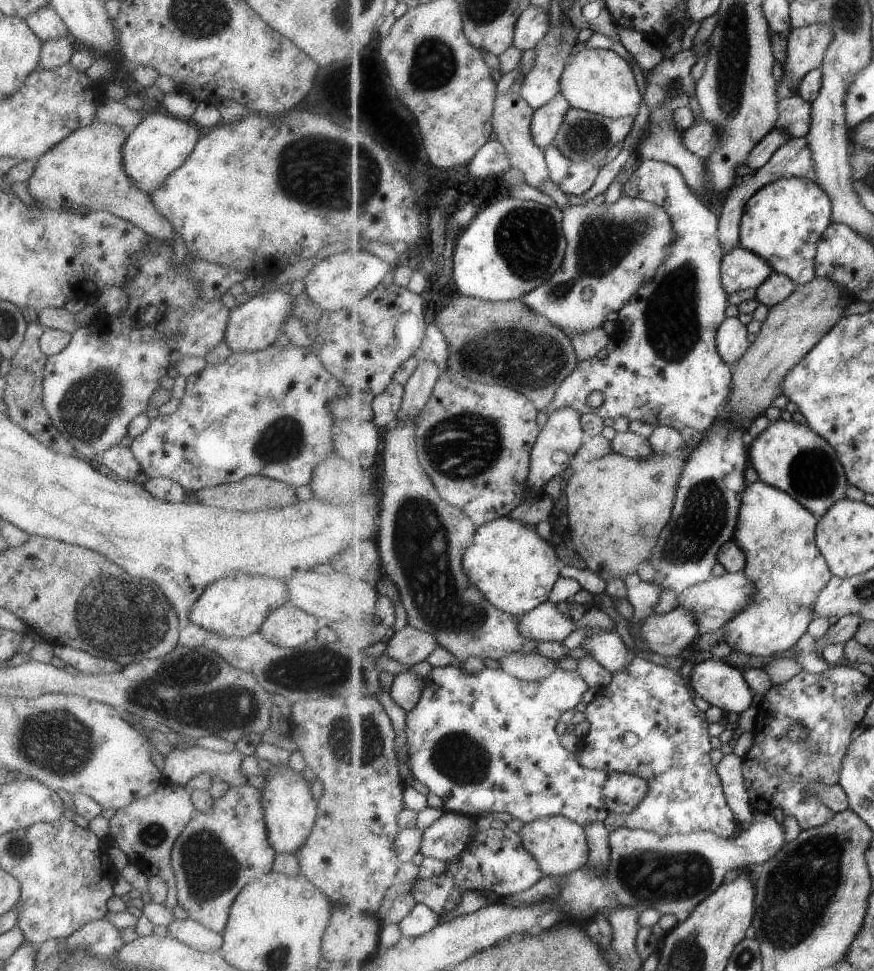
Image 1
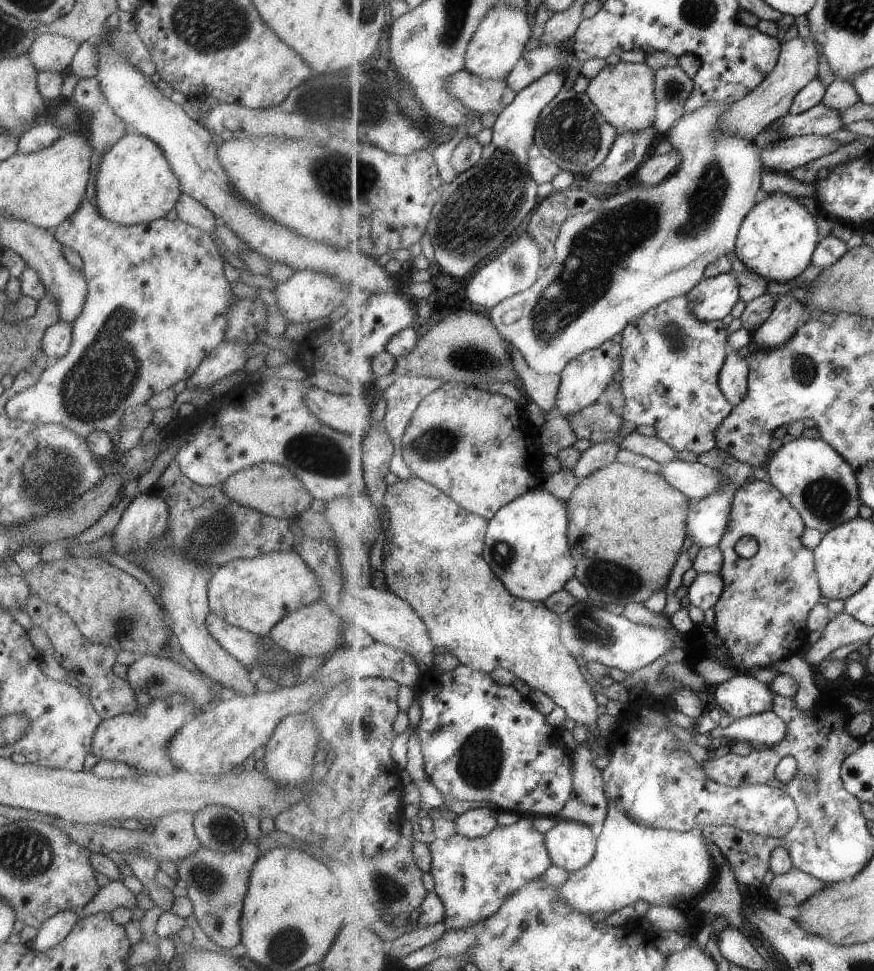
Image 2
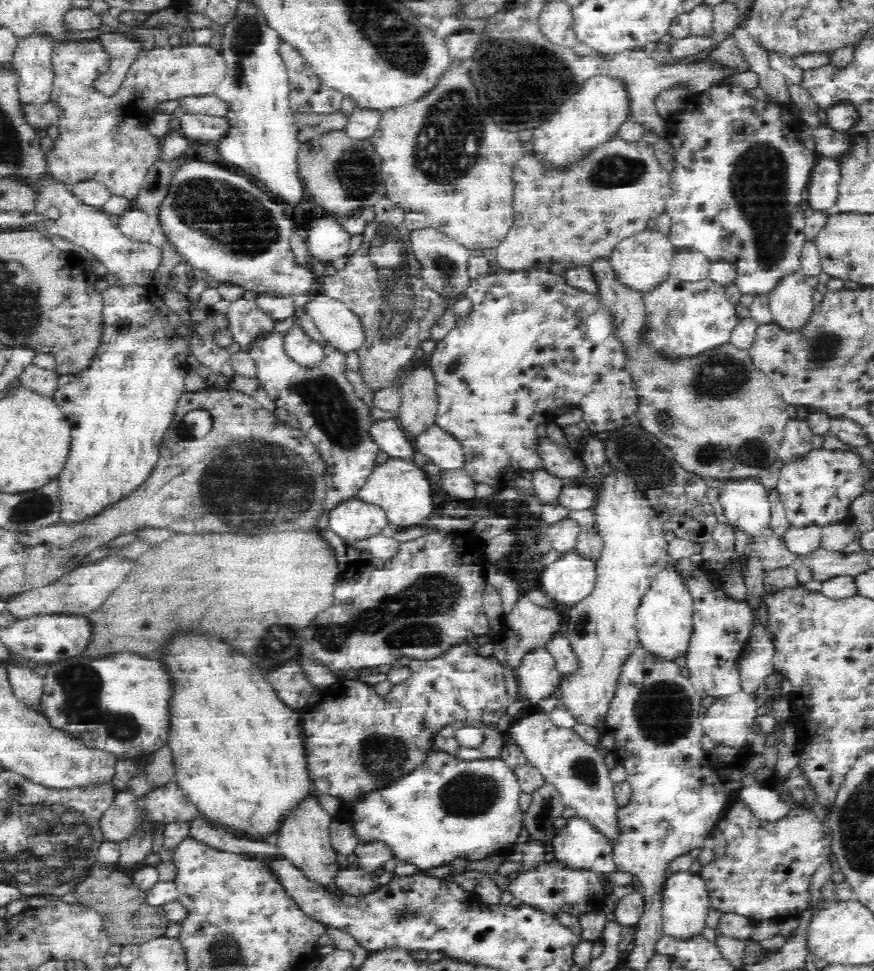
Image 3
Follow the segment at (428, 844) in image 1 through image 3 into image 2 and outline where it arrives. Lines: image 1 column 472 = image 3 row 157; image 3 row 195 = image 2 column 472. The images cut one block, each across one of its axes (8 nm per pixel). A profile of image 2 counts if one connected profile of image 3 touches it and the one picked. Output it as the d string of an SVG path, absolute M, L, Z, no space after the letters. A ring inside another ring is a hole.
M474 808L455 819L457 822L457 833L459 835L473 837L489 836L497 826L497 811L491 808Z

